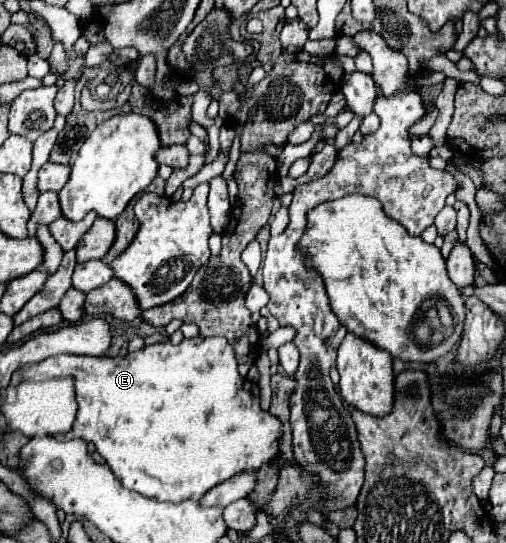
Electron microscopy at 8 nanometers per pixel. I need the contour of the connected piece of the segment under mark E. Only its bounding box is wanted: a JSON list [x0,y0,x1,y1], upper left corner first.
[43,336,281,502]

